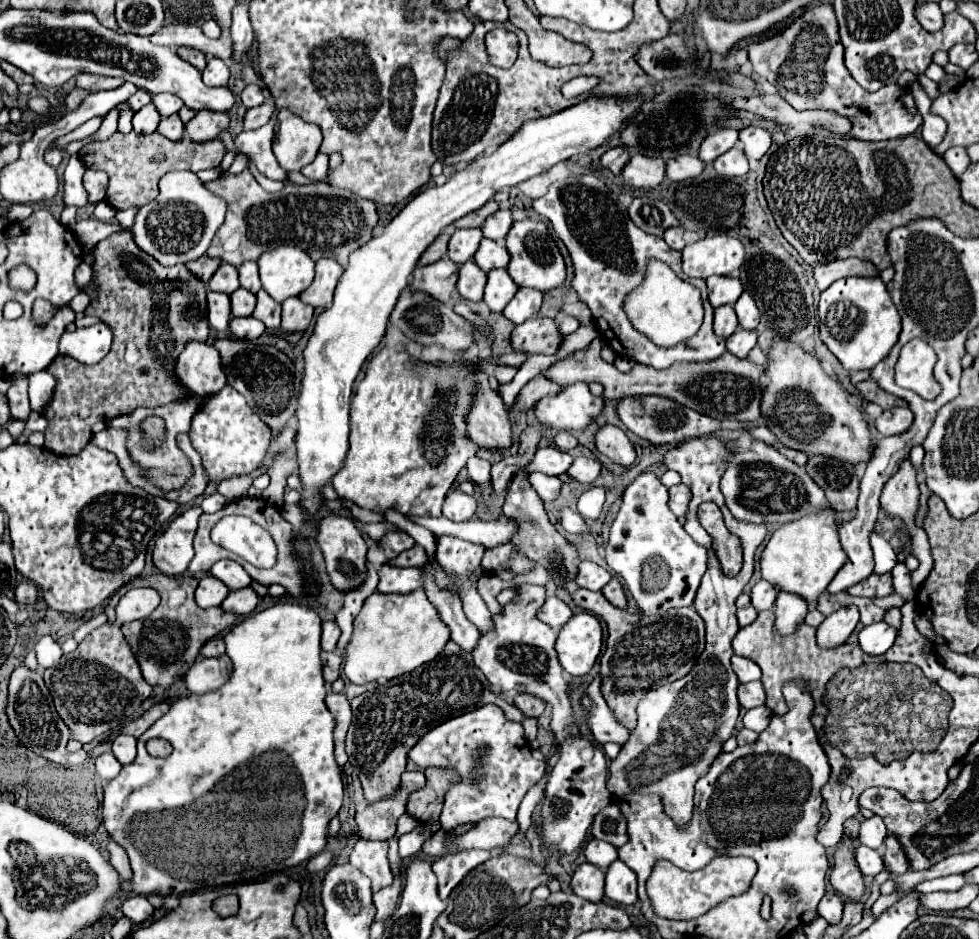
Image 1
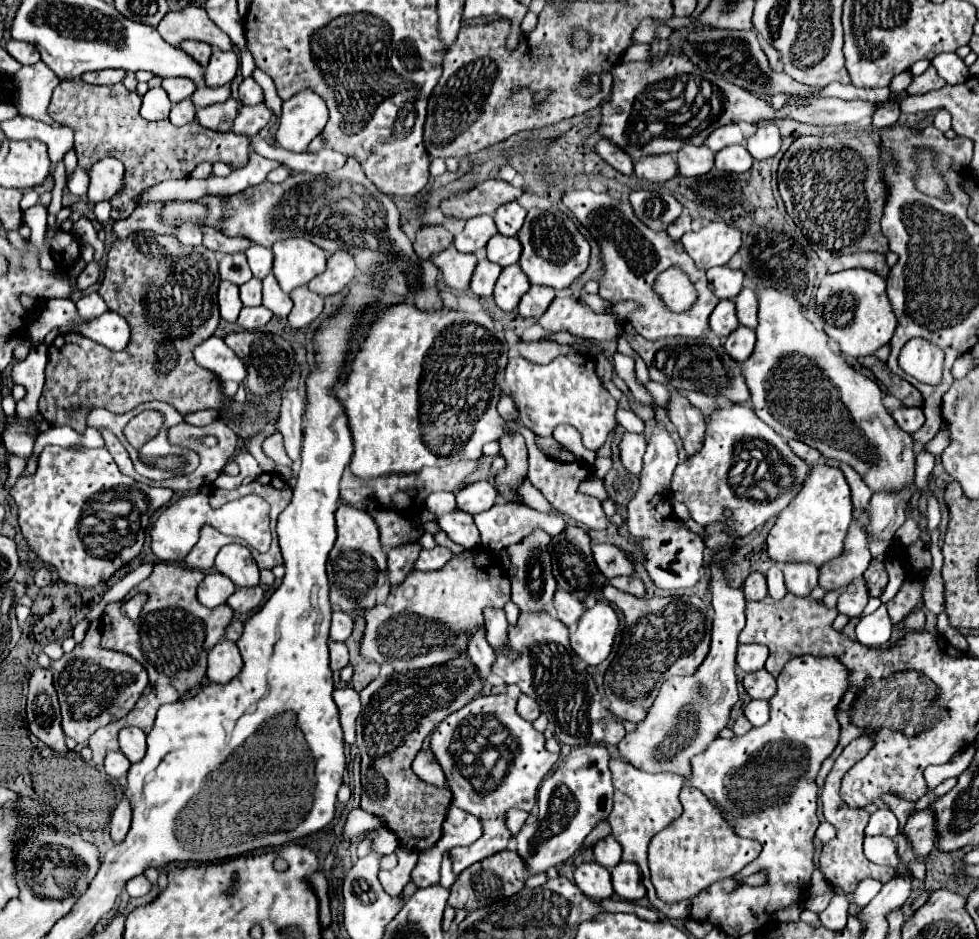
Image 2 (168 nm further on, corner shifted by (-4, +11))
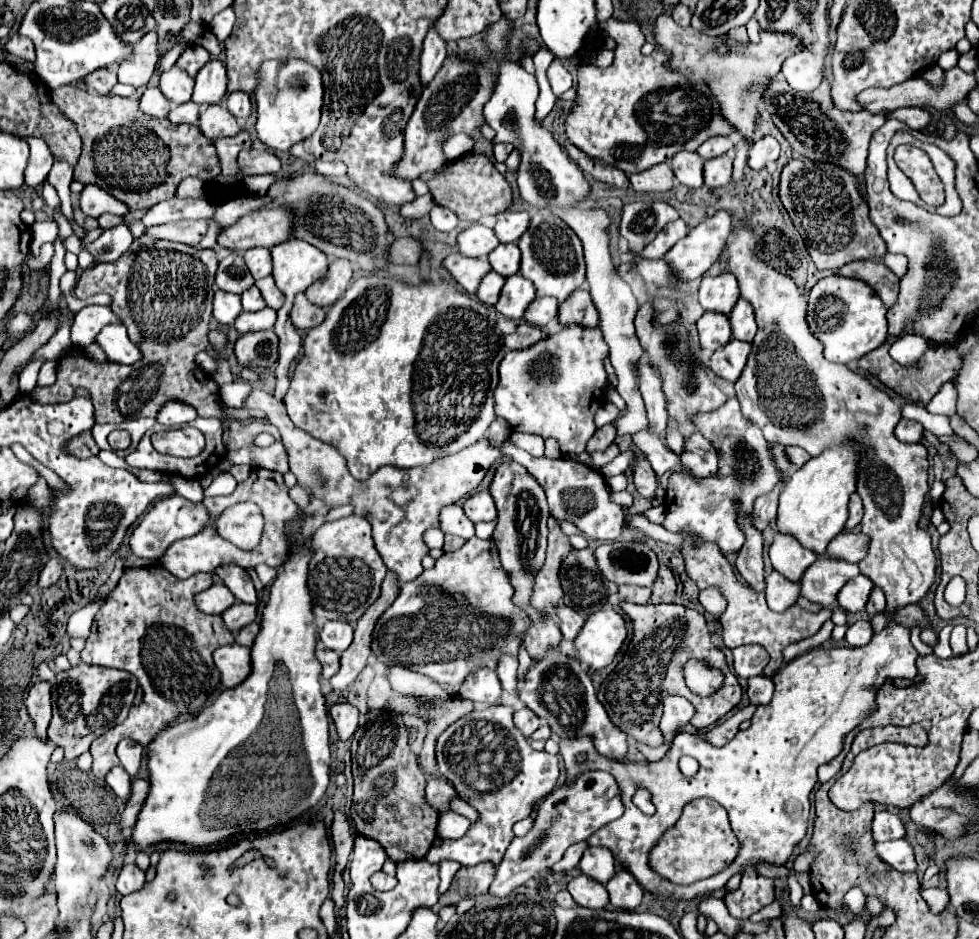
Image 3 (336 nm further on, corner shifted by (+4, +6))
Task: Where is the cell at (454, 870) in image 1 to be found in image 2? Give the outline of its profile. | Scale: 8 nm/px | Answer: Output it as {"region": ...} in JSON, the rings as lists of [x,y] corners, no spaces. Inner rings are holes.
{"region":[[[508,695],[476,697],[466,707],[446,717],[430,733],[428,747],[446,775],[452,791],[452,805],[488,819],[484,835],[478,841],[468,847],[450,849],[452,873],[458,875],[472,863],[506,849],[510,839],[510,831],[504,825],[506,809],[532,811],[536,791],[546,773],[558,761],[558,755],[544,749],[544,735],[516,713],[516,699]],[[492,773],[498,773],[496,779]]]}

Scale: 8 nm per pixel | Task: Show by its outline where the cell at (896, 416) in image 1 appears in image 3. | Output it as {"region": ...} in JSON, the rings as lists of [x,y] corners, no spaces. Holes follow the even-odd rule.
{"region":[[[902,418],[896,426],[896,436],[902,440],[902,442],[920,442],[922,440],[922,424],[916,422],[916,420],[906,420]]]}

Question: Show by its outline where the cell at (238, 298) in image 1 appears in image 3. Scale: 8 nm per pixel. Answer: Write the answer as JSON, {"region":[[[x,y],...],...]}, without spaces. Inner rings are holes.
{"region":[[[252,286],[250,290],[246,290],[242,294],[242,306],[246,312],[256,312],[256,310],[266,308],[266,302],[264,302],[264,298],[256,286]]]}

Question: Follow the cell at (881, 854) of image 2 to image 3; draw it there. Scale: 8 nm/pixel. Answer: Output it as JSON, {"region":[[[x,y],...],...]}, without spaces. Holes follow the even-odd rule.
{"region":[[[892,840],[892,842],[882,842],[876,844],[878,856],[894,866],[900,872],[914,872],[916,870],[916,858],[914,858],[914,848],[908,844],[908,840]]]}

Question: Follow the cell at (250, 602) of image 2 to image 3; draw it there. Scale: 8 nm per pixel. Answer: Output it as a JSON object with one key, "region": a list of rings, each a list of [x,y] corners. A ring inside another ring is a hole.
{"region":[[[236,602],[234,606],[230,606],[230,610],[226,610],[226,614],[222,614],[222,620],[224,620],[226,628],[232,634],[236,634],[240,628],[244,628],[256,620],[256,606]]]}

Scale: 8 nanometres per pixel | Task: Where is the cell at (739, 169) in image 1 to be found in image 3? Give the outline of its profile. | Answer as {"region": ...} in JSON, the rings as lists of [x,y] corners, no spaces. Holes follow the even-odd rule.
{"region":[[[718,156],[704,162],[704,184],[710,188],[726,186],[732,182],[732,158]]]}

